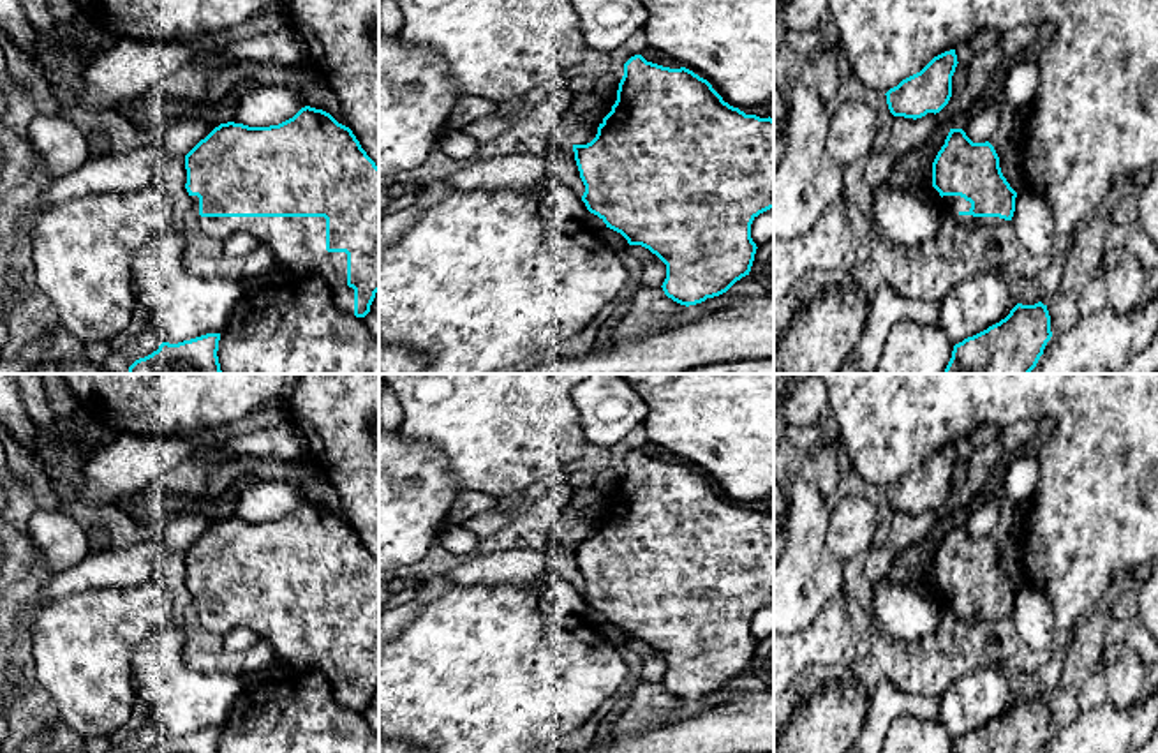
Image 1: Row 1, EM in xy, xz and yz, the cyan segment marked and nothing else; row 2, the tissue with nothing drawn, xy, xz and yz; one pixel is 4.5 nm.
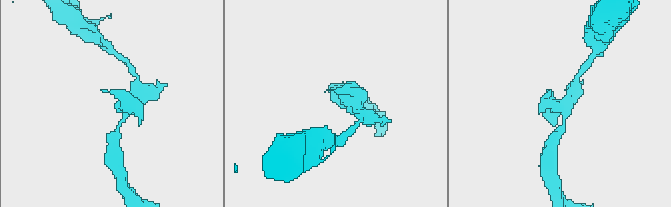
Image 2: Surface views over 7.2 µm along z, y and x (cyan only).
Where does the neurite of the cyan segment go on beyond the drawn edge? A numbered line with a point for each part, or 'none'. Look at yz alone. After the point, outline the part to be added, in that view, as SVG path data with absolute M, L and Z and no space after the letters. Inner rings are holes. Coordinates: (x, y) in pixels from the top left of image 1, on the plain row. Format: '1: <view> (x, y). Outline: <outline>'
1: yz (952, 598). Outline: M943 591L943 603L948 605L955 619L959 623L984 623L984 624L994 624L998 619L1003 619L1005 614L999 612L973 612L969 610L971 598L966 596L961 591Z

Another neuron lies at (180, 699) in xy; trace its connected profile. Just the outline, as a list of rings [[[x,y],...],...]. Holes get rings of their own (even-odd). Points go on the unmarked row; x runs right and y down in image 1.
[[[174,612],[137,647],[132,672],[148,719],[169,739],[222,728],[236,697],[245,690],[238,675],[189,663],[183,619]]]

